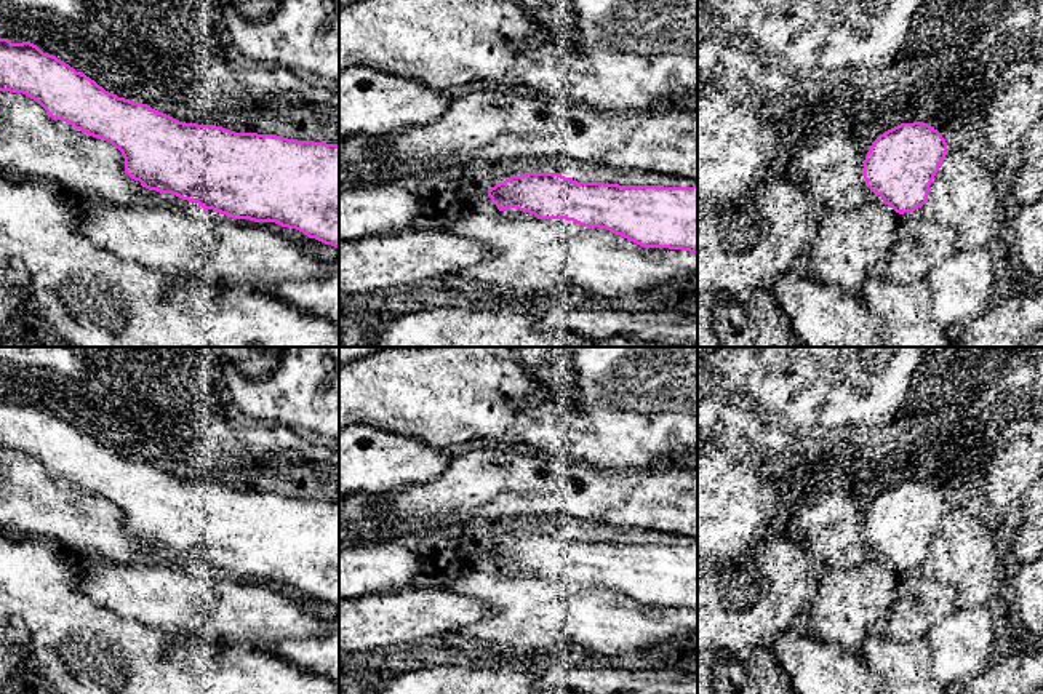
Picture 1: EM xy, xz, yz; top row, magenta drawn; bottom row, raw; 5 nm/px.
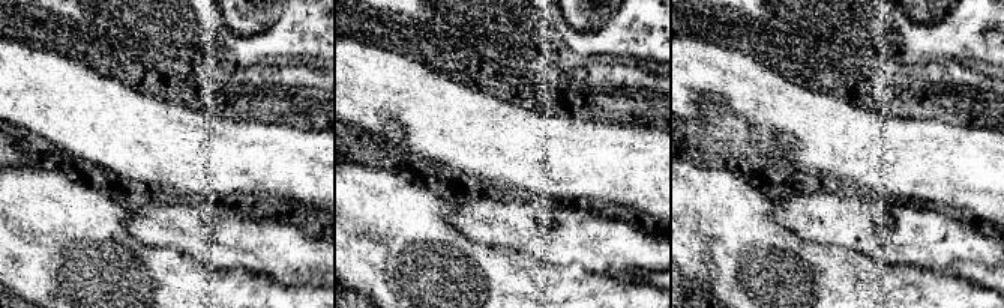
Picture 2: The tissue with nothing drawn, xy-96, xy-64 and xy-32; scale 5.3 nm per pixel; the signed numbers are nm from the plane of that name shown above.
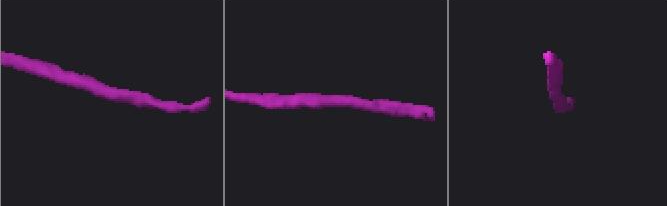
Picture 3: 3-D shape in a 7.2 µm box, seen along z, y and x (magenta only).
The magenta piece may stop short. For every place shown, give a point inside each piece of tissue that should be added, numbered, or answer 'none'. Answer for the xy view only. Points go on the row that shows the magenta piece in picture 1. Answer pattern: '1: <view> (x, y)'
1: xy (154, 200)

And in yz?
1: yz (925, 211)

